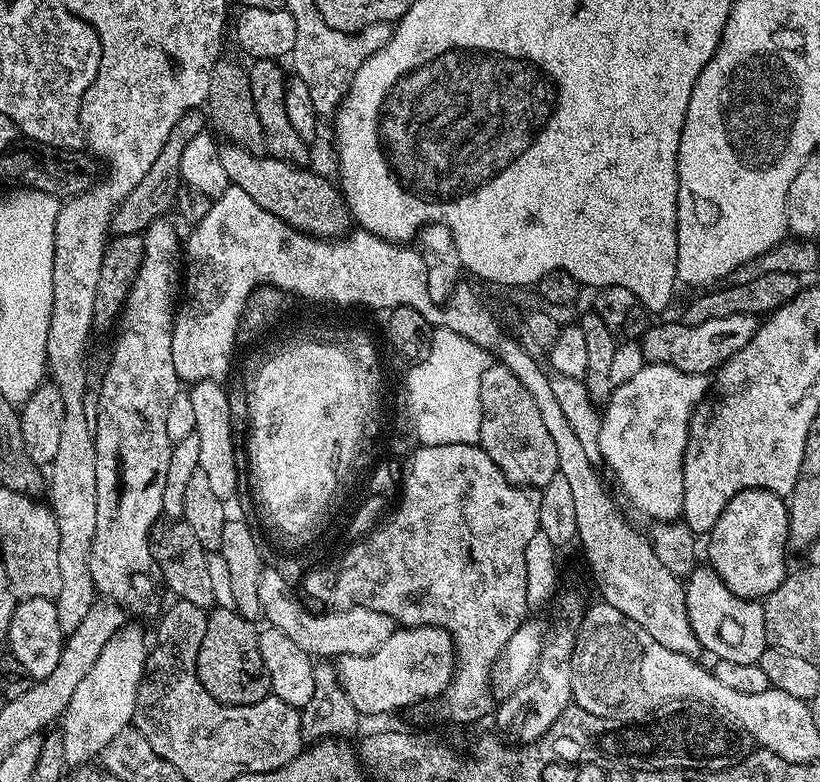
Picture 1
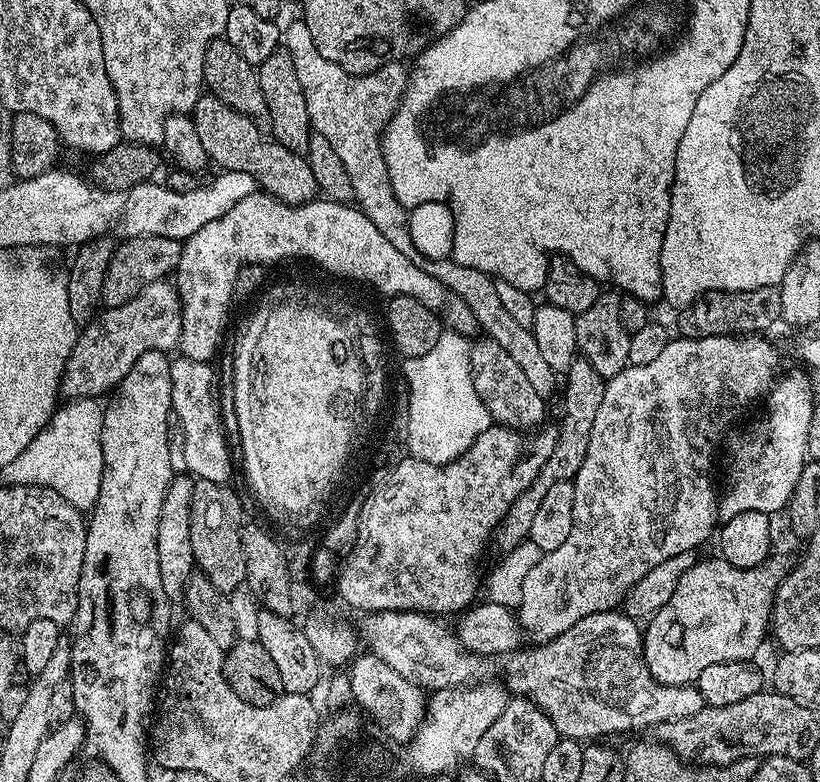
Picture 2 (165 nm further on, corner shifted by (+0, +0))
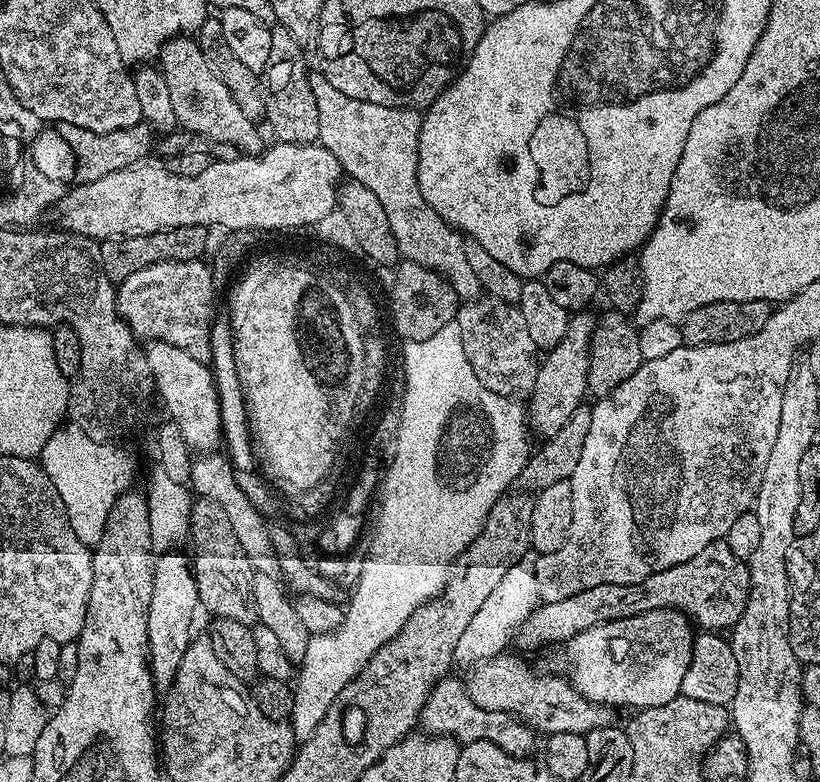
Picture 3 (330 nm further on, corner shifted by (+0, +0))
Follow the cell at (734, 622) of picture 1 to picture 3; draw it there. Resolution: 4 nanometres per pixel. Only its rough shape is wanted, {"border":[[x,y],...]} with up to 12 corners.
{"border":[[674,608],[563,645],[590,702],[653,708],[680,695],[693,621]]}

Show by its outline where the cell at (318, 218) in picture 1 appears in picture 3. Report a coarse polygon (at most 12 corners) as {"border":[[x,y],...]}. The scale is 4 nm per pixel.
{"border":[[195,39],[169,40],[158,67],[176,123],[258,156],[266,141]]}

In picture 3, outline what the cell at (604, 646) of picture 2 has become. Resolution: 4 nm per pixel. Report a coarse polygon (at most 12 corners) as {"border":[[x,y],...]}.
{"border":[[501,654],[475,665],[468,693],[540,734],[613,723],[563,675]]}

